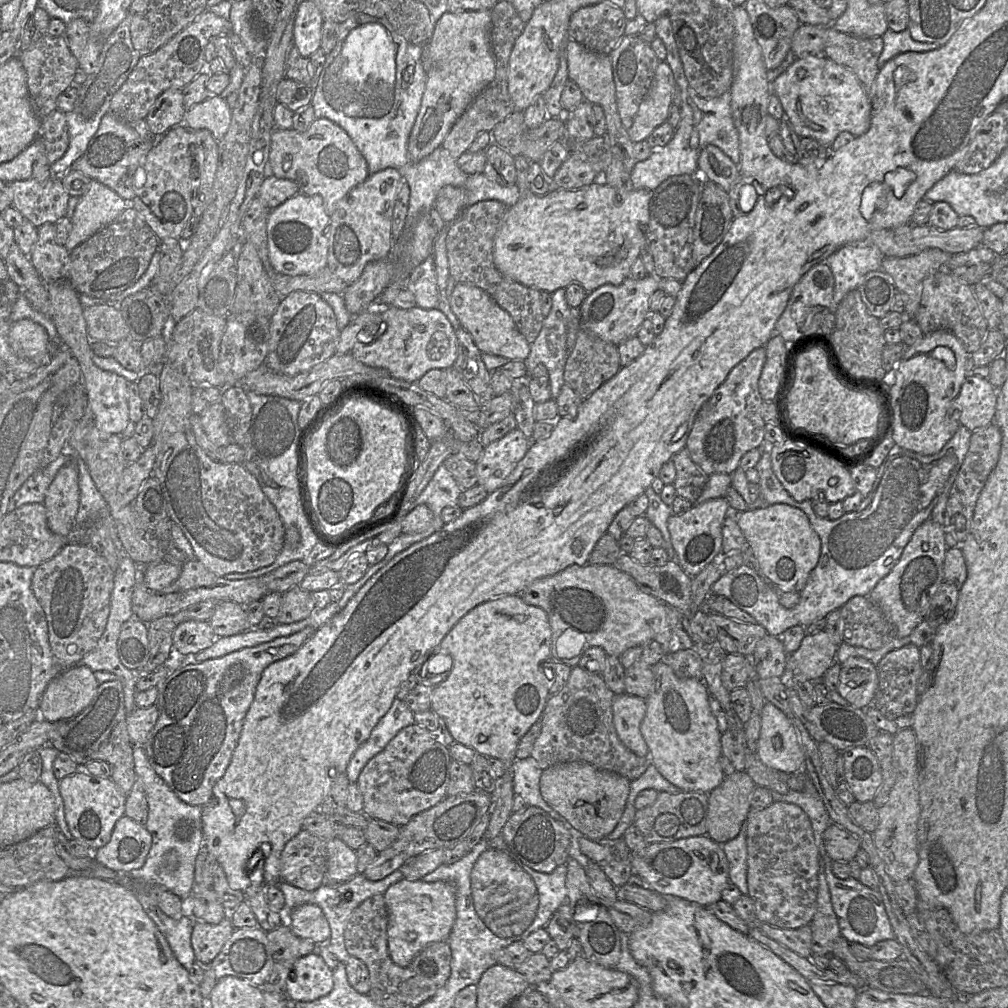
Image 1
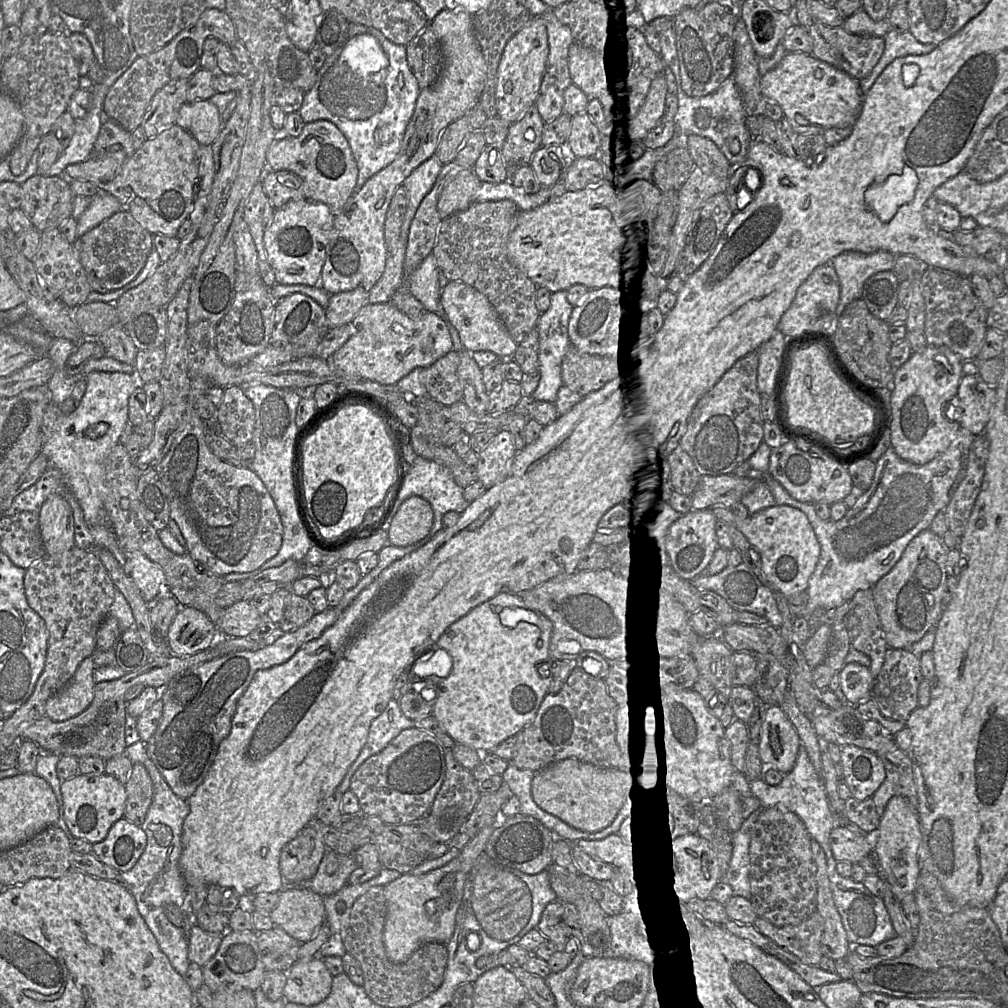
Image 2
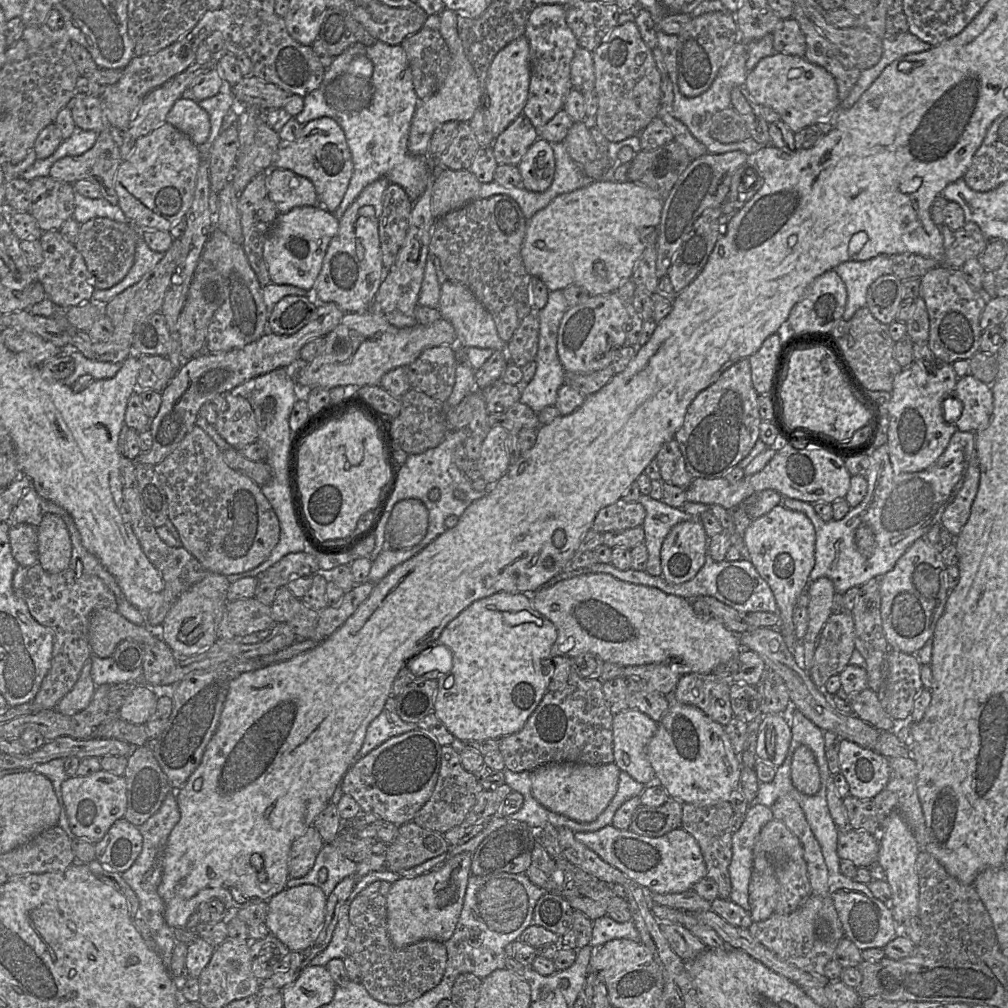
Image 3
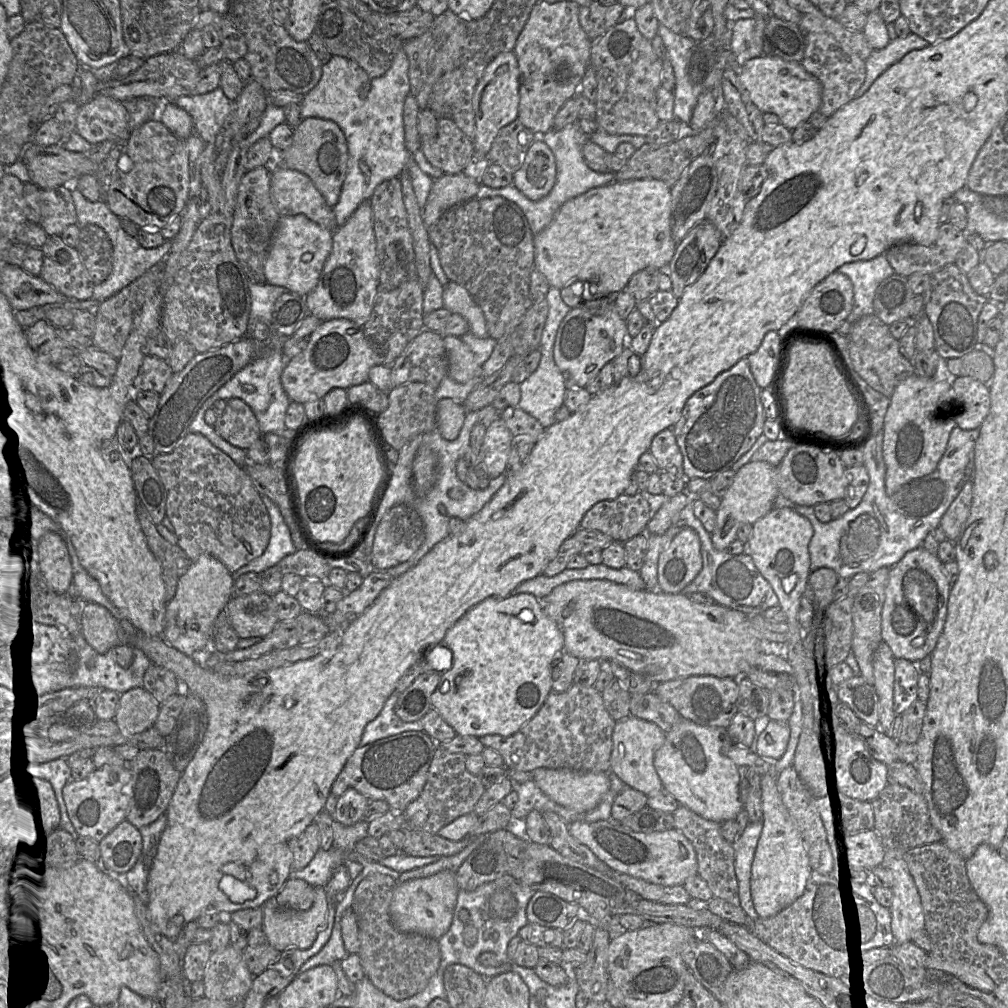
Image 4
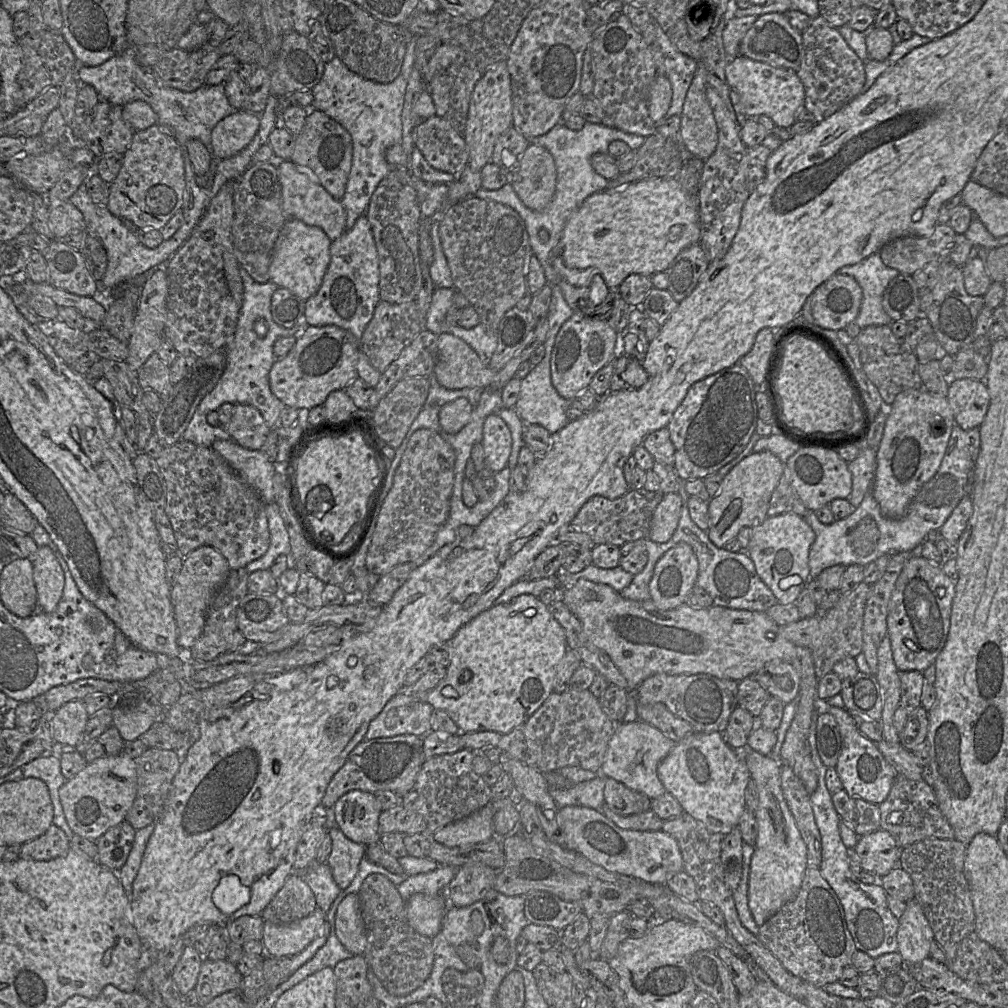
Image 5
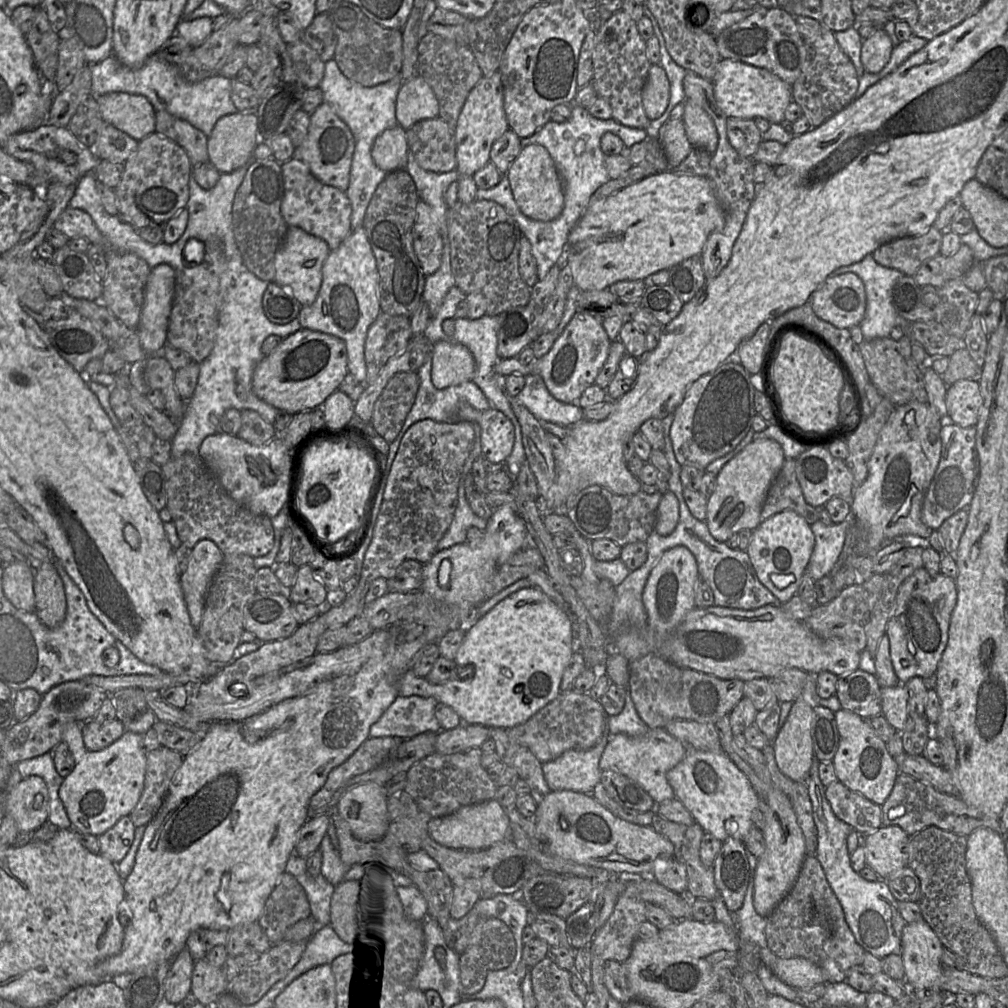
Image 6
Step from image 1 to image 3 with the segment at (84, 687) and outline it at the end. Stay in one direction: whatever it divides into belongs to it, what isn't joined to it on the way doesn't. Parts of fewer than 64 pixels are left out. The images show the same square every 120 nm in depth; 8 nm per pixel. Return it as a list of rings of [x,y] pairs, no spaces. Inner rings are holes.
[[[87,659],[79,678],[72,689],[57,703],[56,709],[64,715],[73,715],[84,710],[91,702],[96,685],[91,678],[92,661]]]

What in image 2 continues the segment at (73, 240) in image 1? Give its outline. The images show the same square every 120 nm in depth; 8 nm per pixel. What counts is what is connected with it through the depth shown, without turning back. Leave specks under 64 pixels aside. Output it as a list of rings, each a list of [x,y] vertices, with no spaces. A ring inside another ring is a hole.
[[[107,192],[96,193],[87,209],[77,219],[77,238],[123,209],[119,200]]]

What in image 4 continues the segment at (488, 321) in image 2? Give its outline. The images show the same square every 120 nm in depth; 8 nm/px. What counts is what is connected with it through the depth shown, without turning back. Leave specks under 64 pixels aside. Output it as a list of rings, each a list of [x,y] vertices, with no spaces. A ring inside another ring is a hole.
[[[449,281],[443,288],[443,308],[451,314],[460,314],[469,324],[470,333],[478,338],[490,337],[482,309],[466,288]]]

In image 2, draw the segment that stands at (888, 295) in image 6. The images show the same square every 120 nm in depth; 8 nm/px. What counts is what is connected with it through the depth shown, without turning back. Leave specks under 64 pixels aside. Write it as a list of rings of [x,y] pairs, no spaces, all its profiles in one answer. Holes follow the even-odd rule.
[[[885,250],[872,253],[845,251],[834,257],[830,264],[840,282],[840,298],[835,315],[840,317],[846,306],[862,298],[865,281],[882,271],[893,271],[896,256]]]

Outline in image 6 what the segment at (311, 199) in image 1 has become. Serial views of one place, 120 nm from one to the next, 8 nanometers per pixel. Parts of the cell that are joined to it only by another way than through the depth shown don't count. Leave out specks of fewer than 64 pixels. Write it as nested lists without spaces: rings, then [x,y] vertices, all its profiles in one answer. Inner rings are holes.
[[[288,226],[284,240],[274,258],[274,281],[288,289],[302,307],[314,303],[323,279],[323,265],[330,253],[328,244],[296,226]]]

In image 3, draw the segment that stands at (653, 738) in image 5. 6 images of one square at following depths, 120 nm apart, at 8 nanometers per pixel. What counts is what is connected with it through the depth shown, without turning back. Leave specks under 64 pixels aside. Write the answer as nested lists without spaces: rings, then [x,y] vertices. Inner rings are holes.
[[[628,708],[613,716],[614,763],[621,771],[645,785],[656,778],[645,748],[657,728],[657,722],[636,709]]]

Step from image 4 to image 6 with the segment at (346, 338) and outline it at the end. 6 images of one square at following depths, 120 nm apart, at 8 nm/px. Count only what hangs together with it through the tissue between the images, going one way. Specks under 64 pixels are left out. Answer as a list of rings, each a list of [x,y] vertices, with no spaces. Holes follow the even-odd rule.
[[[300,329],[282,339],[256,366],[252,390],[264,402],[292,415],[321,408],[348,373],[345,342],[333,335]]]

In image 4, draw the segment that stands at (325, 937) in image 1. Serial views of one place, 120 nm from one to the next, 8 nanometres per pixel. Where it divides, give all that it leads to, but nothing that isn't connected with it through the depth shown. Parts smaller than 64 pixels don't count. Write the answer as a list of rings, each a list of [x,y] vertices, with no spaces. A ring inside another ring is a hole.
[[[322,887],[314,888],[314,902],[307,911],[294,911],[278,907],[275,897],[268,899],[261,907],[263,910],[263,921],[261,930],[266,937],[266,943],[278,950],[280,953],[290,949],[305,950],[311,947],[327,917],[329,898]]]

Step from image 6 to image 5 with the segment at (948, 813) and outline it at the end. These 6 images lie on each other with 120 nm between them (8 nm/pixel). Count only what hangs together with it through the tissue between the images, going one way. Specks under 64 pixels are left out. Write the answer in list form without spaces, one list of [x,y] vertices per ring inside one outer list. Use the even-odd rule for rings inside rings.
[[[897,774],[887,798],[878,806],[880,828],[888,831],[902,848],[925,838],[955,838],[951,825],[940,812],[933,788],[923,779],[912,780]],[[893,811],[902,812],[901,823],[890,822],[889,815]]]

